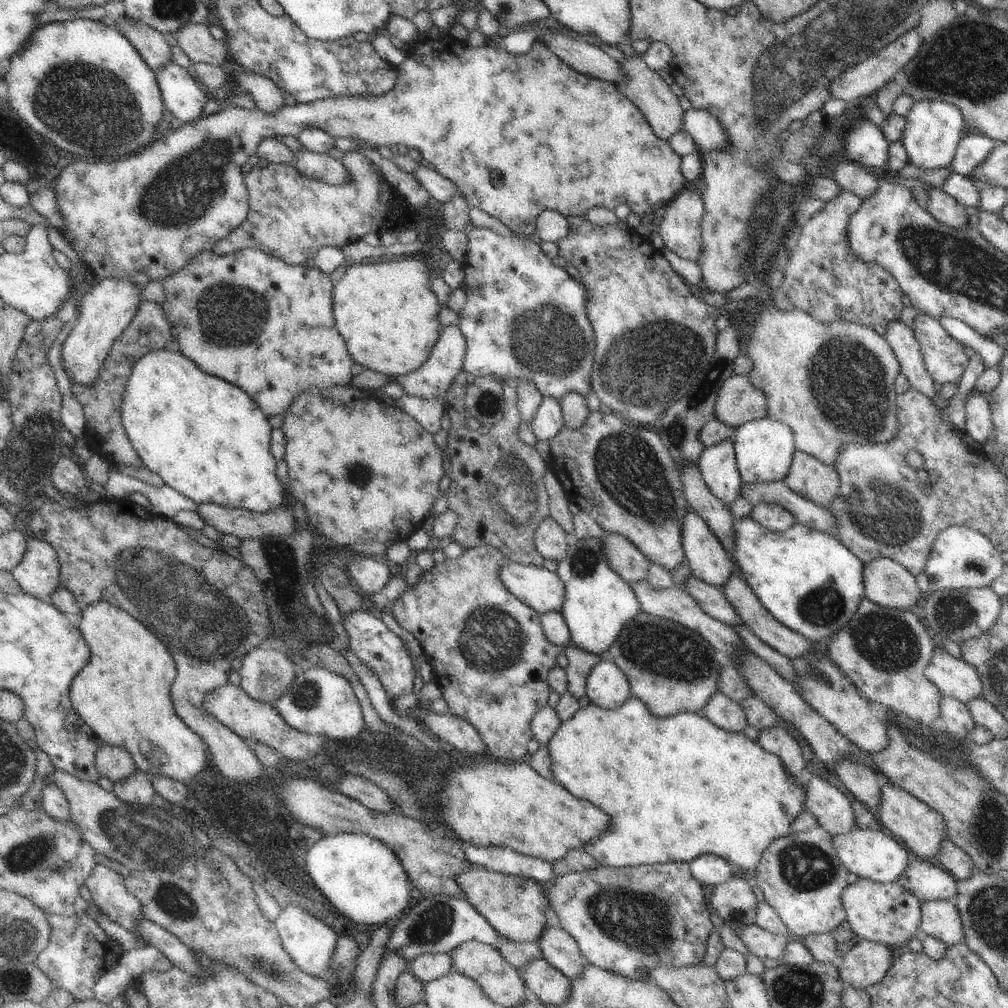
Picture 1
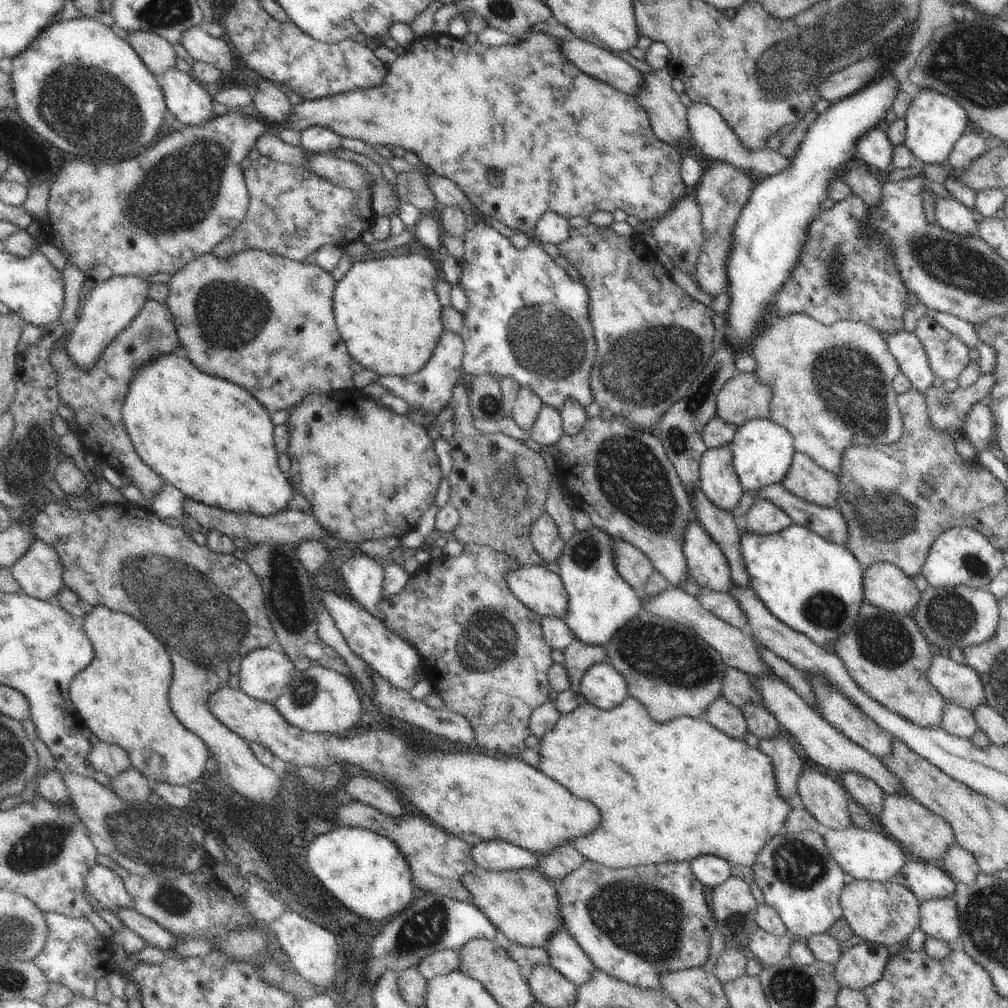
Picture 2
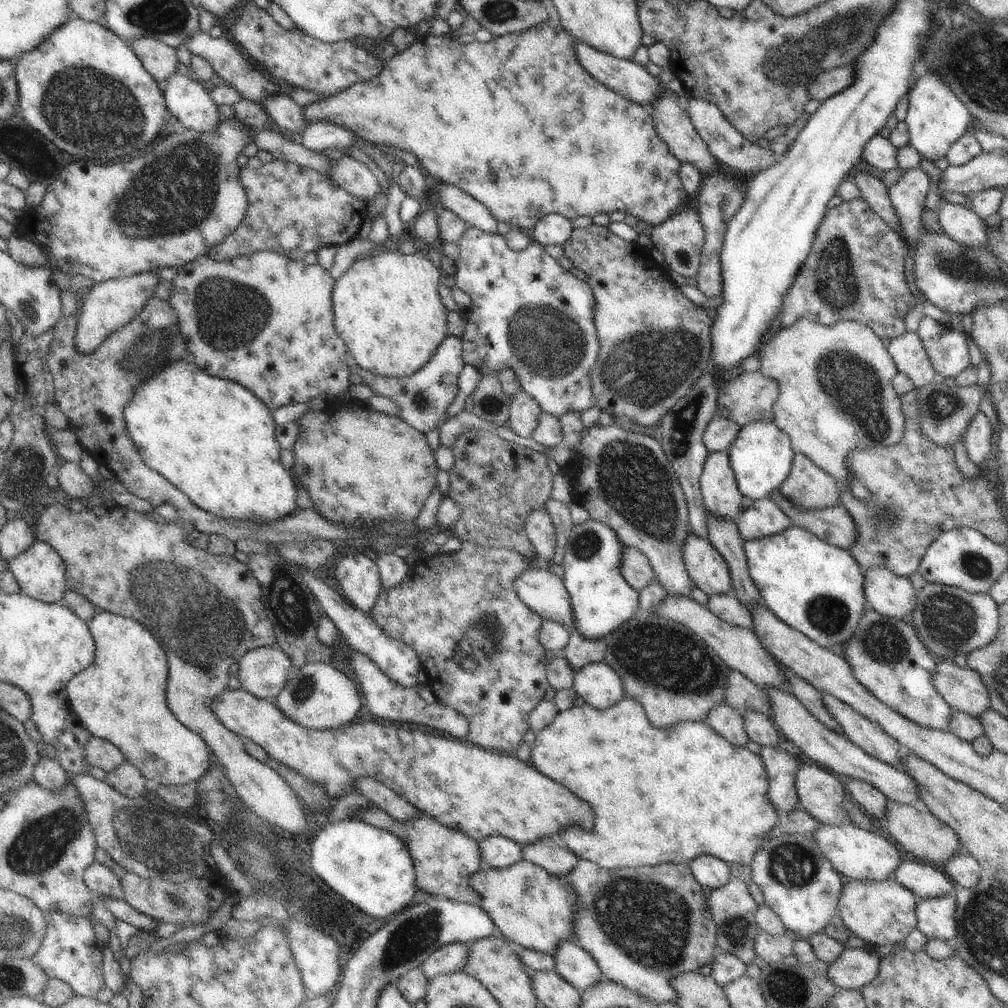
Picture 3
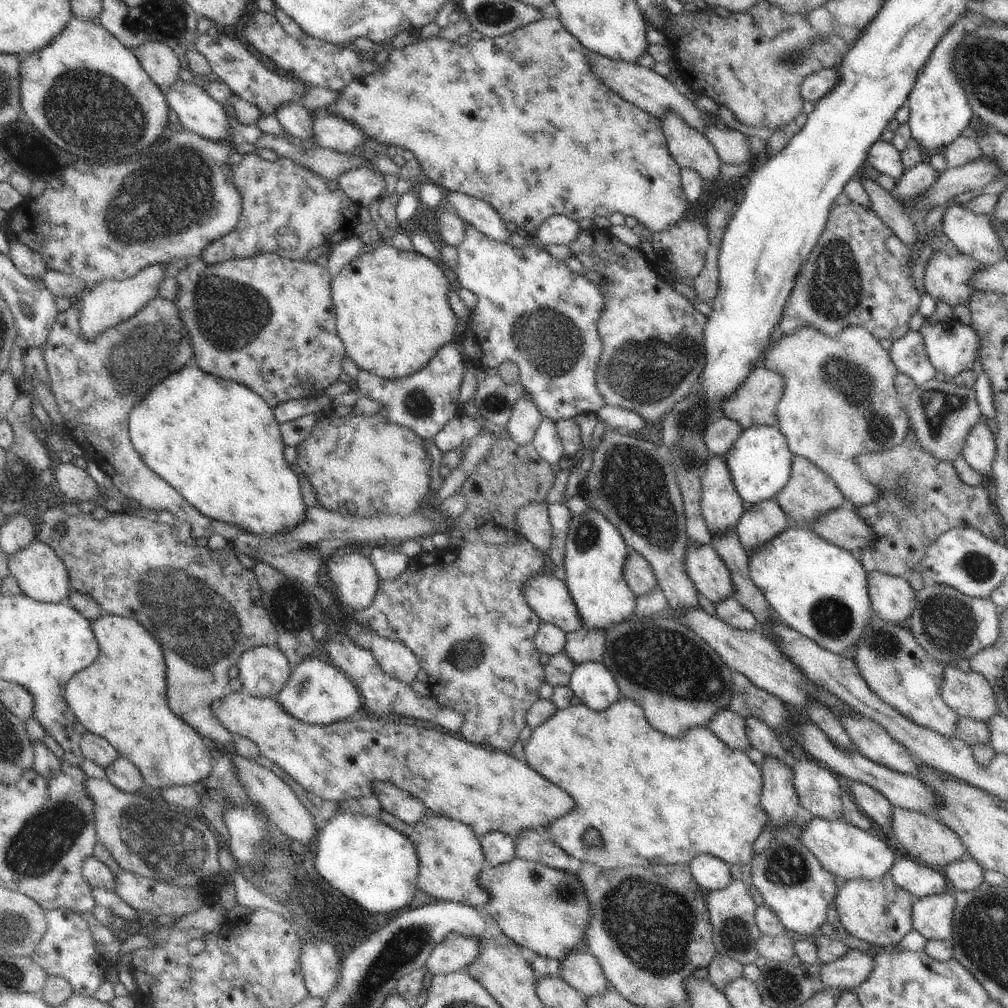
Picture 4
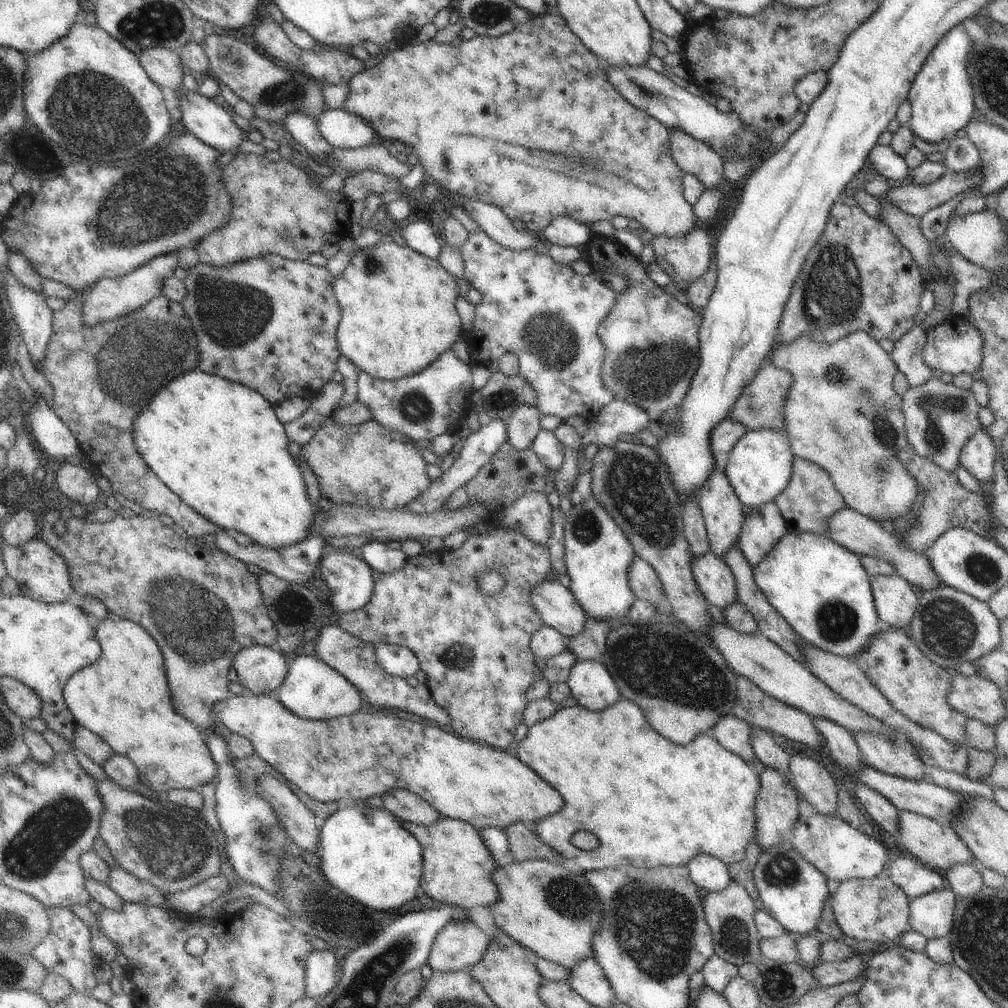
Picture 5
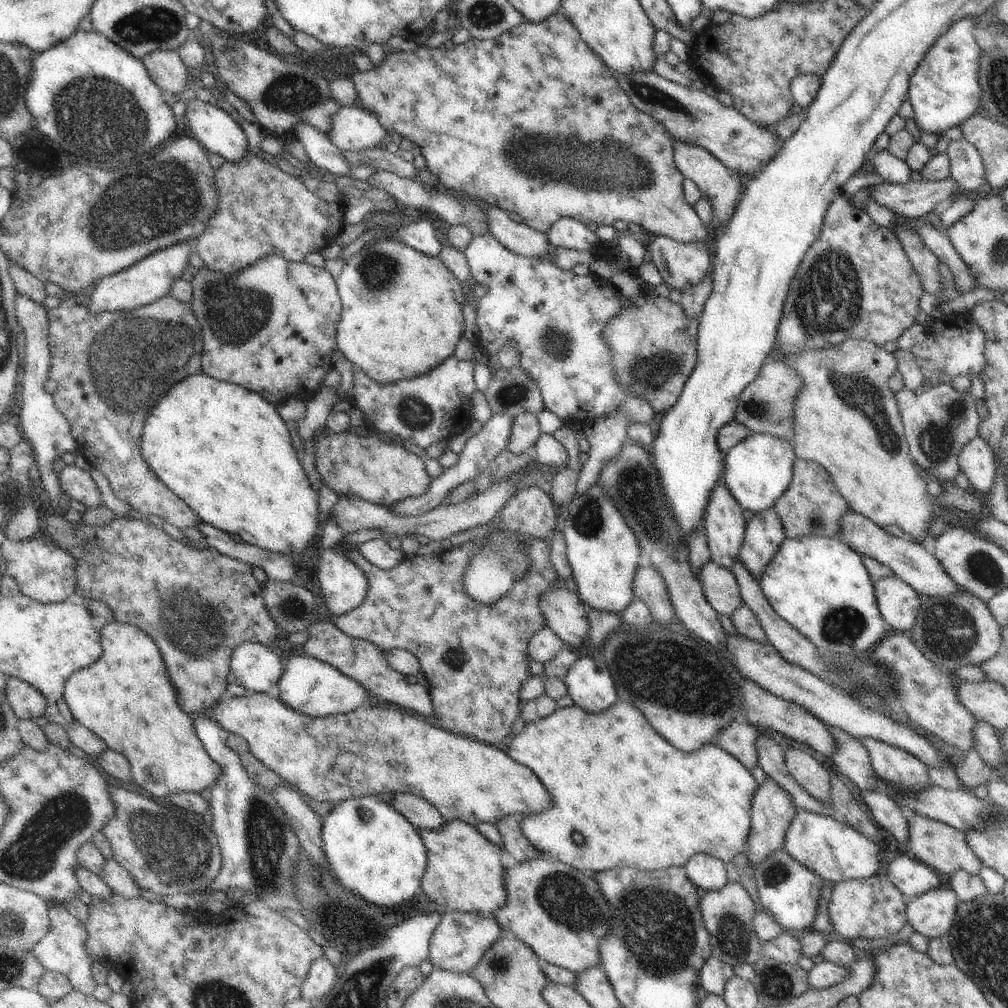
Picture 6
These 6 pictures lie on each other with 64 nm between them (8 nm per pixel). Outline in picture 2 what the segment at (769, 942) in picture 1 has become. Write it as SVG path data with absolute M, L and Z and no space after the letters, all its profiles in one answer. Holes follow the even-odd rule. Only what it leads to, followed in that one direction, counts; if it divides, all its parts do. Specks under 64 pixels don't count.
M758 928L751 935L748 948L754 957L772 967L787 960L792 944L792 940L786 935L772 935Z

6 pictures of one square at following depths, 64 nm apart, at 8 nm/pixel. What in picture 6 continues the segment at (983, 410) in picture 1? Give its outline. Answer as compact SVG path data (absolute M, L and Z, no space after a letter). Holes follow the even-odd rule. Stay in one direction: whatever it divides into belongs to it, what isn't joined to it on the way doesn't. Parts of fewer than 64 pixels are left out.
M980 434L960 451L959 465L973 492L980 496L988 494L995 480L995 462L992 446Z

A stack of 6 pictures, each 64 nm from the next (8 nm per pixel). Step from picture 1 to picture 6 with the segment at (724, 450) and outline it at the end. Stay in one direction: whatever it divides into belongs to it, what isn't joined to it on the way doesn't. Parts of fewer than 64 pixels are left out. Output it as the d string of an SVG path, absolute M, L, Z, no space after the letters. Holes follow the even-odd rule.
M721 481L716 482L716 488L710 494L703 524L712 560L730 569L734 560L739 558L746 520L740 504Z

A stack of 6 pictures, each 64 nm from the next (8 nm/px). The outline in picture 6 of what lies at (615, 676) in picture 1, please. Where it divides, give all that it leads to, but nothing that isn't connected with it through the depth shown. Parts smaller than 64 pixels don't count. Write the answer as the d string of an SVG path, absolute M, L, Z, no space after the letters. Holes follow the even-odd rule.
M580 655L563 681L574 705L586 712L602 712L618 701L616 683L599 657Z

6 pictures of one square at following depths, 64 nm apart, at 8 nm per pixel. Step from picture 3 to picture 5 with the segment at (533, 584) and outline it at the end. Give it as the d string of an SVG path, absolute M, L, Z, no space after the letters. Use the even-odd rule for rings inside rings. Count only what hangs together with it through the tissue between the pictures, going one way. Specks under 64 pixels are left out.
M558 579L536 584L530 592L530 600L543 624L555 628L565 637L578 636L584 630L587 621L584 609L572 591Z

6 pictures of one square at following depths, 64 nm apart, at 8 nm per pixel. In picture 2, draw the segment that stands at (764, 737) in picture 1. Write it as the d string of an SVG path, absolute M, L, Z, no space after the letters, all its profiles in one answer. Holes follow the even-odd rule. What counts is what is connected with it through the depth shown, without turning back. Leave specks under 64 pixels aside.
M781 731L775 738L760 740L759 750L771 759L777 796L784 801L796 801L797 781L804 768L789 738Z

